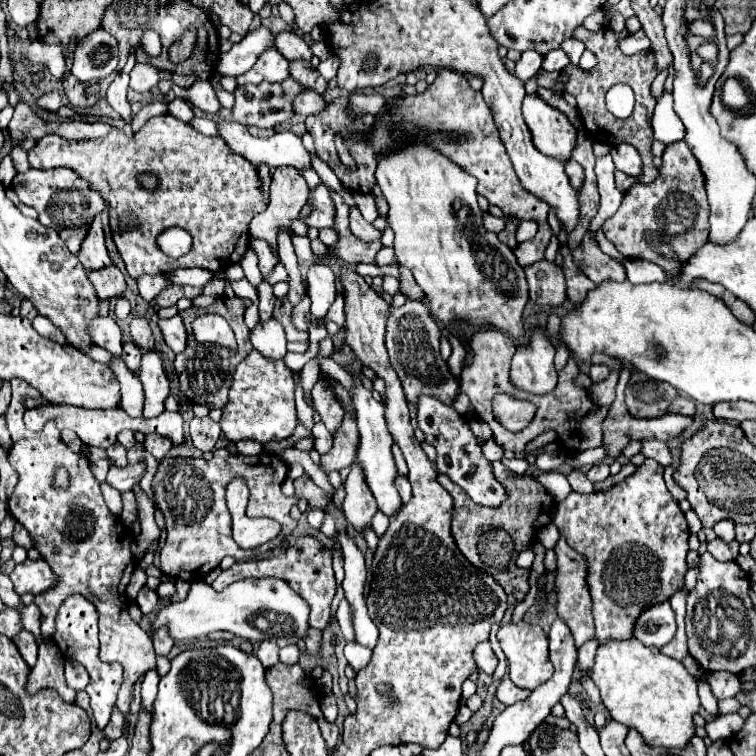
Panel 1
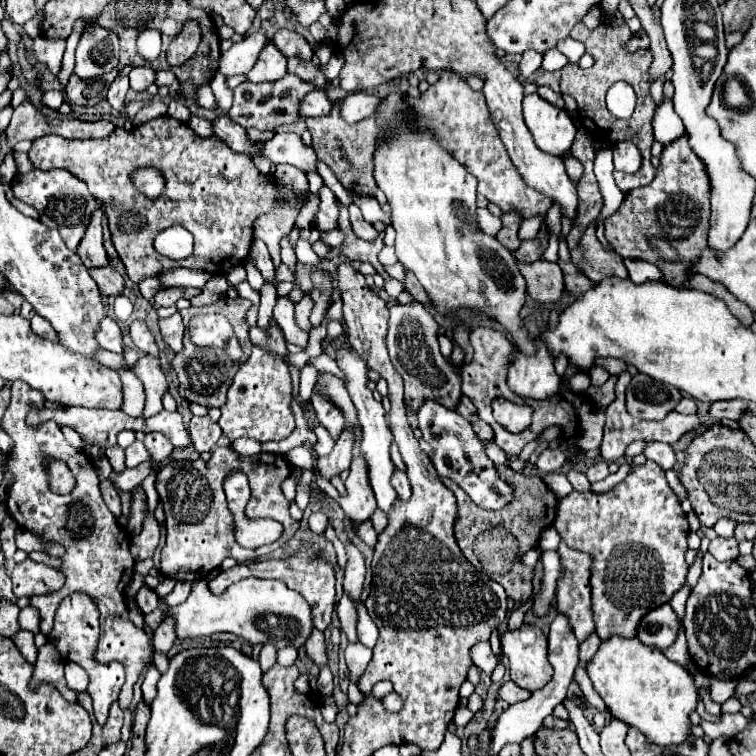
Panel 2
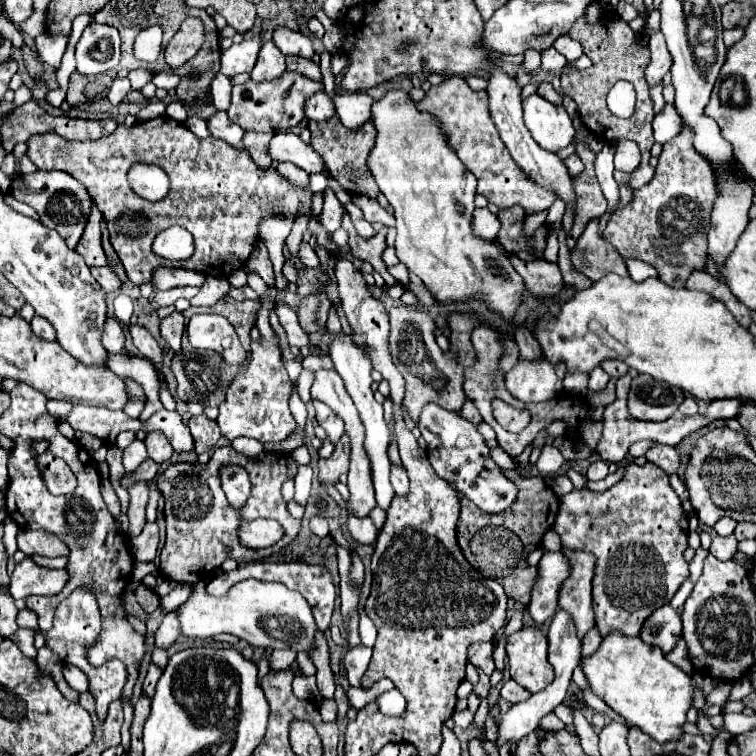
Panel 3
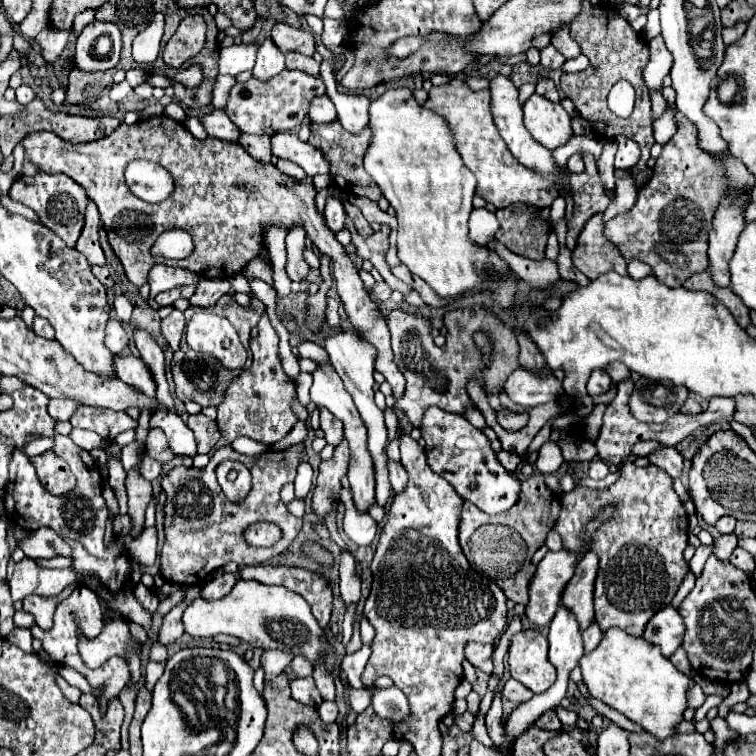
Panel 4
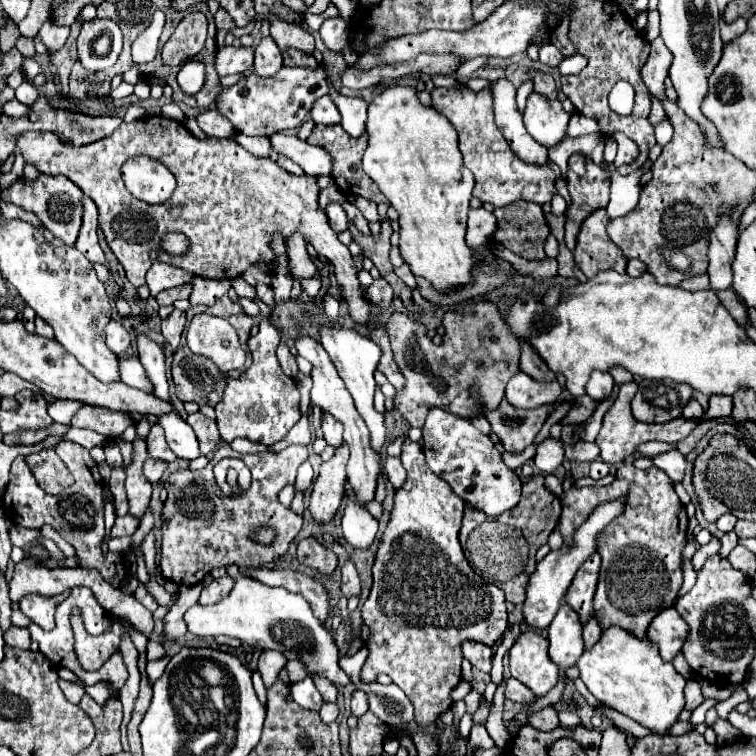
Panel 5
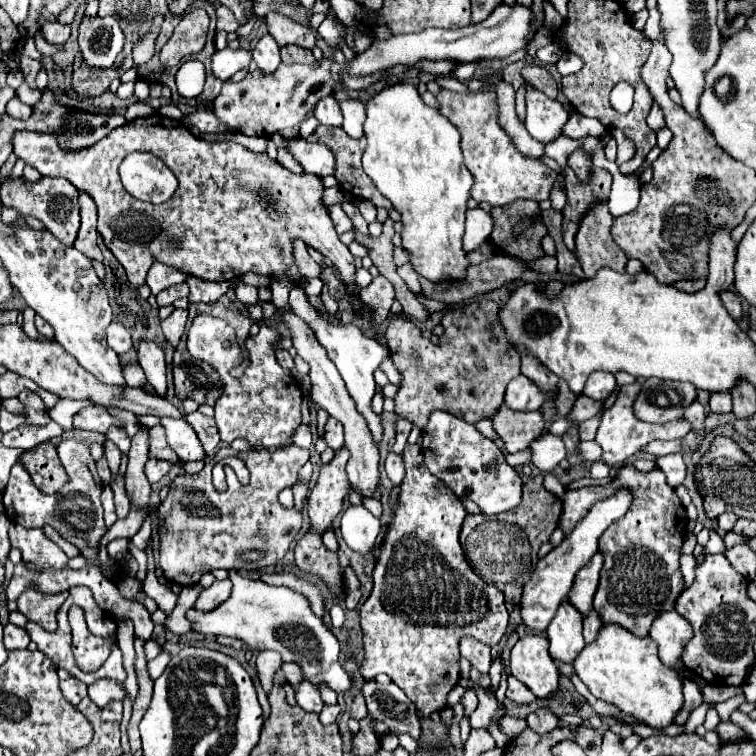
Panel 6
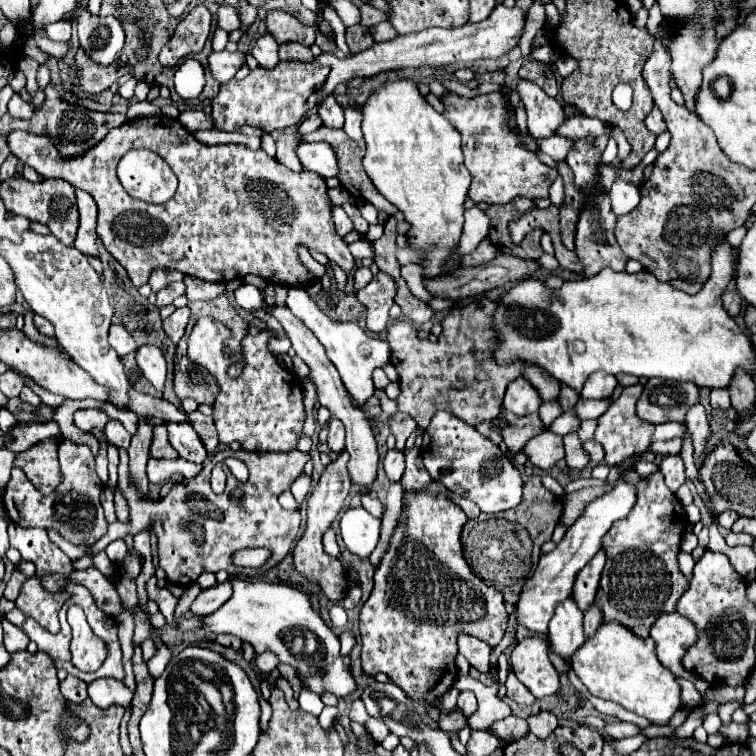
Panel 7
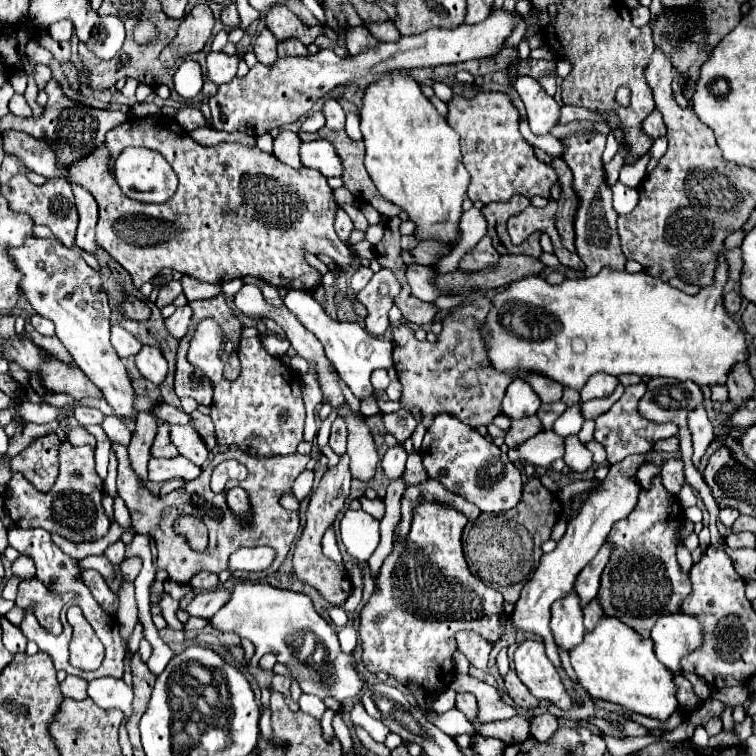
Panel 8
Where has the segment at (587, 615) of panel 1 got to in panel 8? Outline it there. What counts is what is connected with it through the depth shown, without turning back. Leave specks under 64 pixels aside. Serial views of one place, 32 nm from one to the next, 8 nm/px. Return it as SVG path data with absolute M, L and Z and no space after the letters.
M606 542L600 548L600 552L592 558L592 562L580 572L580 576L578 576L576 584L574 584L574 590L578 592L578 596L582 600L582 606L586 606L592 598L596 598L598 588L600 588L600 574L604 570L604 566L608 564L612 550L614 550L614 544Z

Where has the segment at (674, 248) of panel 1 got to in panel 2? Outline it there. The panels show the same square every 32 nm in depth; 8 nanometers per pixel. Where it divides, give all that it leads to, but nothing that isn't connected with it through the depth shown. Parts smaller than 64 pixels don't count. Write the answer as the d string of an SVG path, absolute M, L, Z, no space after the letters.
M682 134L680 138L664 146L656 178L648 186L630 190L626 202L622 202L622 206L606 220L604 236L622 258L646 260L660 268L664 282L672 286L684 286L688 268L700 260L702 250L706 248L708 218L710 218L710 176L706 164L690 148L688 134Z

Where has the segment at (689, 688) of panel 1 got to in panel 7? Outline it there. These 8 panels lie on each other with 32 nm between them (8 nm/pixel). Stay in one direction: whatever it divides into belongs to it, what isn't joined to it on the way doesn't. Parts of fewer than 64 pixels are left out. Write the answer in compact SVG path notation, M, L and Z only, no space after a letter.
M602 620L596 634L572 654L574 672L592 696L612 700L654 724L668 724L672 714L680 708L680 686L674 674L656 658L656 644L650 638L640 638L616 620Z

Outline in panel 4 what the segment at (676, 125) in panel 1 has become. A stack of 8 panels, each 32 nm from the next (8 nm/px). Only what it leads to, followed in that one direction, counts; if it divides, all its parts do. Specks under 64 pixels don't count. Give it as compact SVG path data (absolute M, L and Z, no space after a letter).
M670 110L664 112L662 118L658 118L656 122L653 122L654 138L658 144L666 144L674 132L676 132L676 120L670 116Z

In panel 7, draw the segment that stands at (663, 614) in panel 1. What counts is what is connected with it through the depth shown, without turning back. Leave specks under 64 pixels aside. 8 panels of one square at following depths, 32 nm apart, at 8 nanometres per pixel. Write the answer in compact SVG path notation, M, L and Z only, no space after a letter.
M664 618L656 620L650 630L652 640L658 648L658 660L670 668L676 677L690 680L697 691L704 696L710 684L699 676L684 670L681 660L690 646L698 642L698 628L690 618Z

